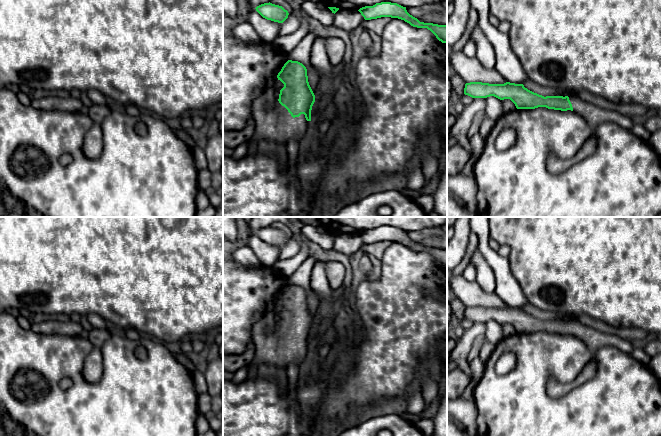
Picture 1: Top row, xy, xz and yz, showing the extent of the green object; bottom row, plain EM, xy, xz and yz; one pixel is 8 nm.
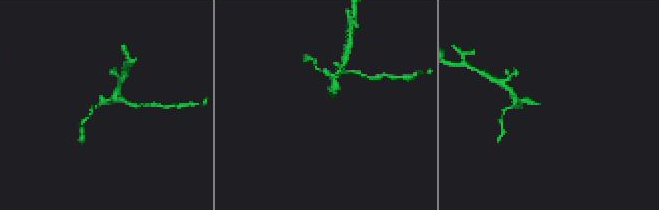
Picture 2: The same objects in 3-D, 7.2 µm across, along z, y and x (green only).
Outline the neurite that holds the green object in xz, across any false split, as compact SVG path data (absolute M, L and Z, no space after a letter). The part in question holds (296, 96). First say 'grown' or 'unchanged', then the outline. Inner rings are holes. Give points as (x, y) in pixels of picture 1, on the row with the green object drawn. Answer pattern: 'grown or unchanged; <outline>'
grown; M288 60L277 78L284 84L284 87L281 90L277 85L268 87L263 96L258 97L252 104L255 131L247 141L250 153L256 152L262 140L286 145L289 140L296 139L303 147L309 137L311 110L315 95L308 82L306 67L298 61Z

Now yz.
grown; M470 82L465 84L464 94L472 98L487 98L494 96L500 100L510 99L517 109L548 109L567 111L571 110L581 115L587 123L596 128L599 124L613 122L630 130L636 120L617 111L603 109L576 96L542 96L524 87L523 84L506 82L504 84L489 84Z

